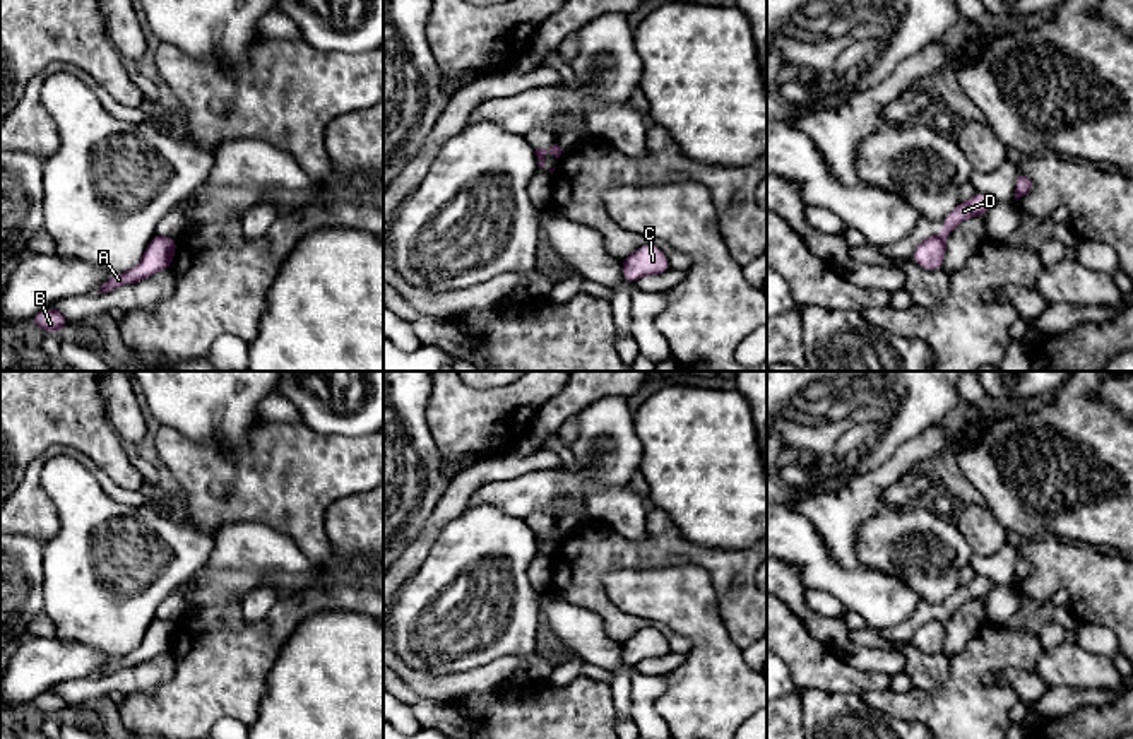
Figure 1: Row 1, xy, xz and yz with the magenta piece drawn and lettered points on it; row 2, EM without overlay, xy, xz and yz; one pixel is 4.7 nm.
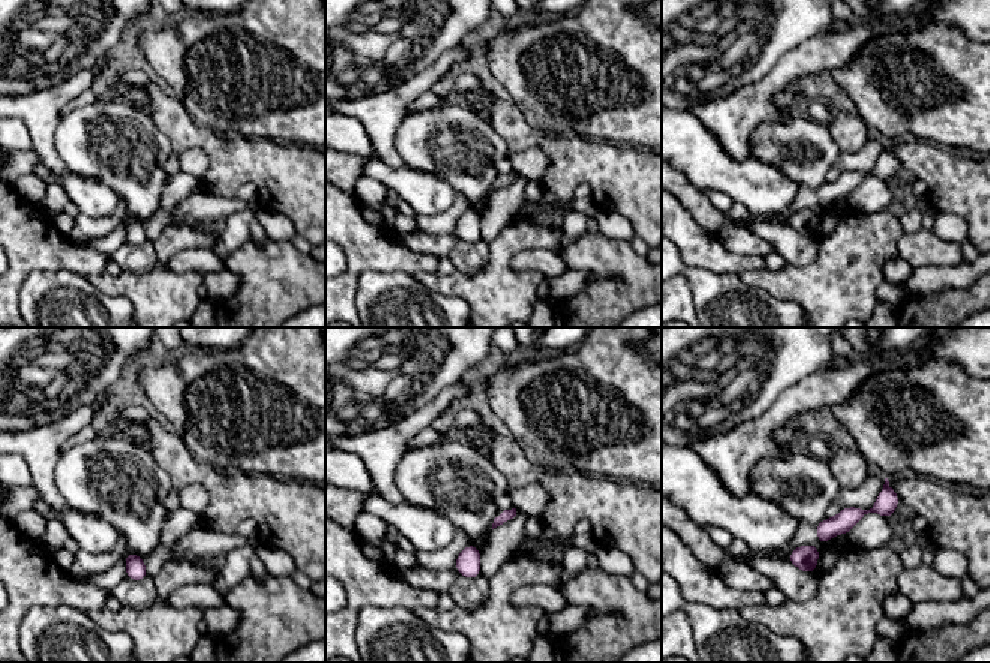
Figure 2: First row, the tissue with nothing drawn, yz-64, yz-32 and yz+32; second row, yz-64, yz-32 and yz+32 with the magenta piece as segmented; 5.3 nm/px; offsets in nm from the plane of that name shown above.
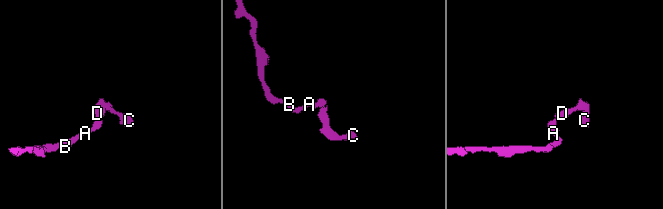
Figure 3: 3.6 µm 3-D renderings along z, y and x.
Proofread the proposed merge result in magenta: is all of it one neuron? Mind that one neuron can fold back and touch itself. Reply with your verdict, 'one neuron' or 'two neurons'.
two neurons

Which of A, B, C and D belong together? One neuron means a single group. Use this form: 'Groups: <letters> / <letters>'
Groups: A B / C D

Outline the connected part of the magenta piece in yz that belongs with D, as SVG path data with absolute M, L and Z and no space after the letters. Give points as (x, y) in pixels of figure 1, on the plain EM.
M976 576L970 583L960 585L950 599L943 604L943 614L936 619L946 623L946 619L965 602L986 599L994 588L994 583L984 576Z

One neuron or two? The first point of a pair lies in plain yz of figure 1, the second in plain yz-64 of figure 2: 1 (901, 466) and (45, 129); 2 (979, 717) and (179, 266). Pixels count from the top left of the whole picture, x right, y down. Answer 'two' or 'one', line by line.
1: one
2: two

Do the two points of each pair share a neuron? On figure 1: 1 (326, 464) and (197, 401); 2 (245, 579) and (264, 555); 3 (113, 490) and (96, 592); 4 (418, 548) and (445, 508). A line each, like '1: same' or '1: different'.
1: different
2: different
3: different
4: same

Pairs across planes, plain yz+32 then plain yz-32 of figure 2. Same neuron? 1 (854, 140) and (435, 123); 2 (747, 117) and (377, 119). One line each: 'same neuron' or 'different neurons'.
1: different neurons
2: same neuron

